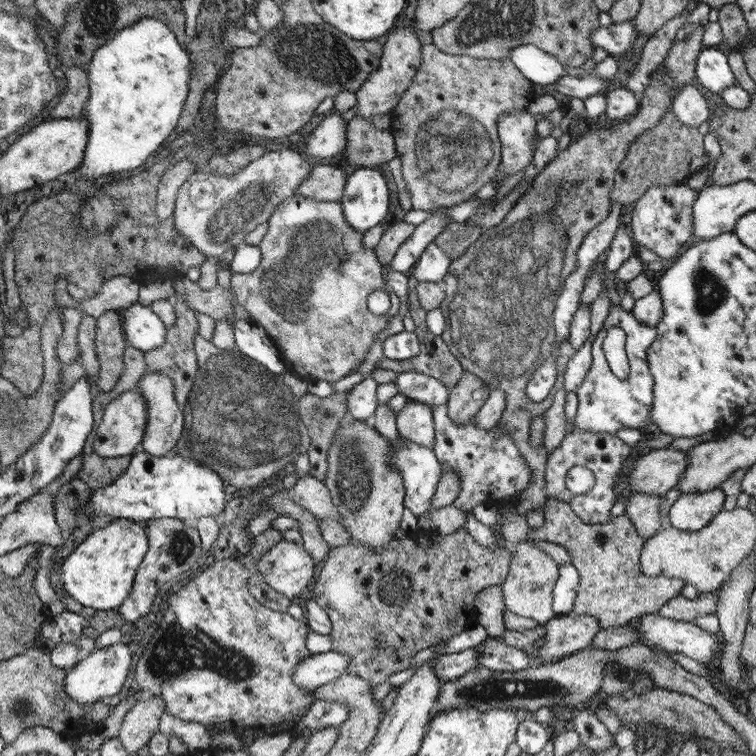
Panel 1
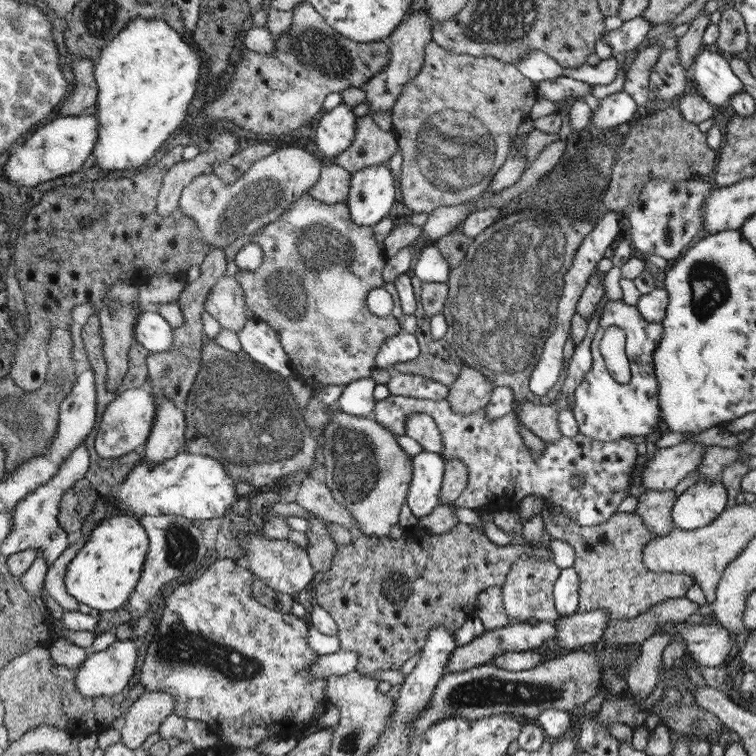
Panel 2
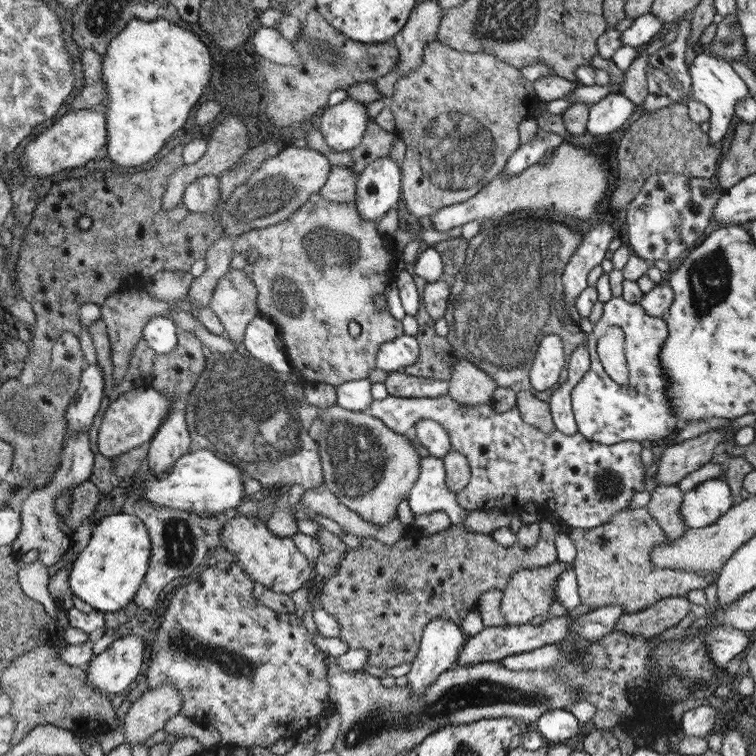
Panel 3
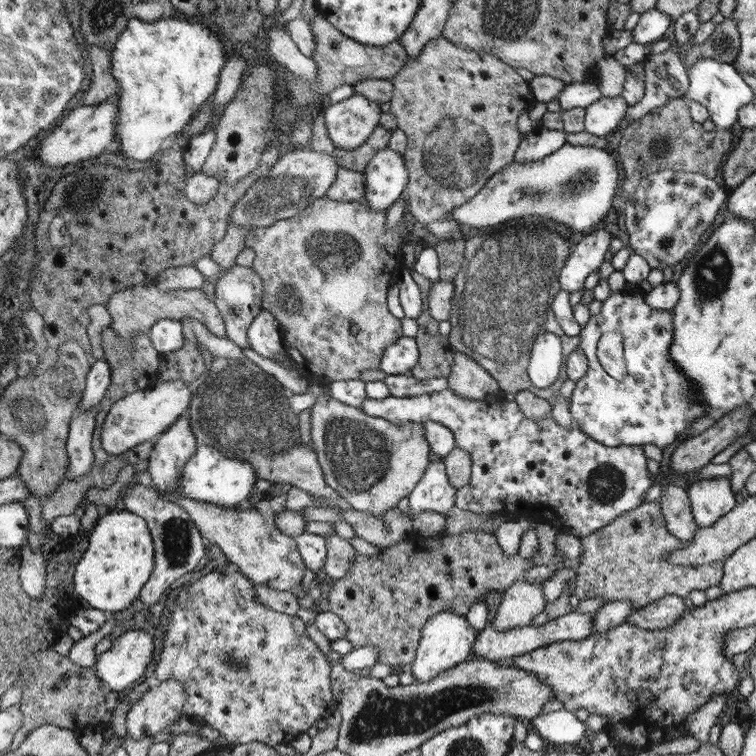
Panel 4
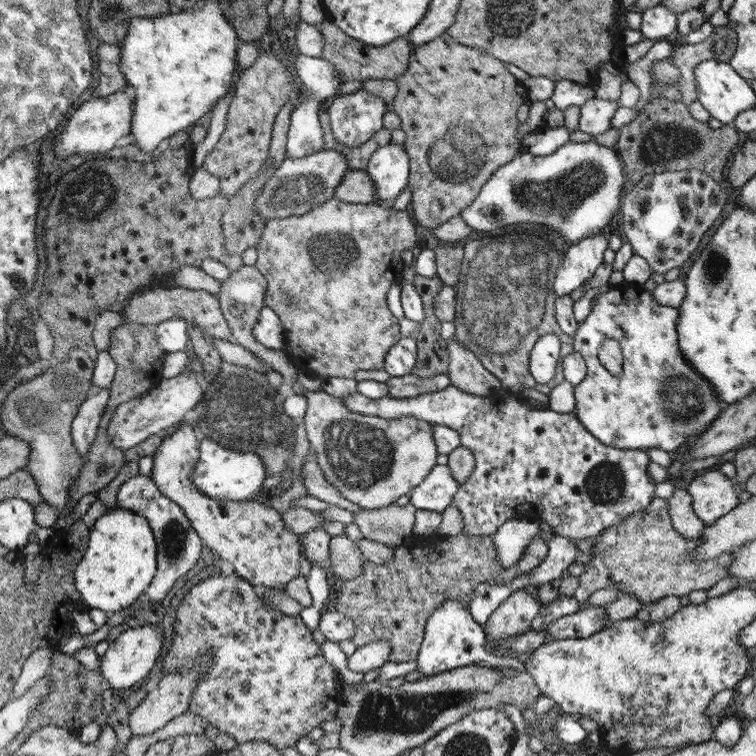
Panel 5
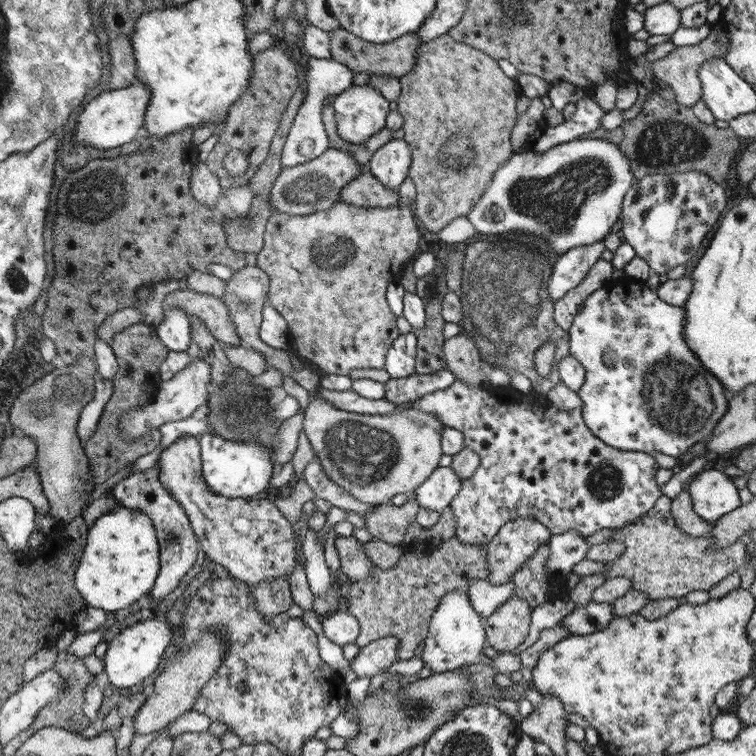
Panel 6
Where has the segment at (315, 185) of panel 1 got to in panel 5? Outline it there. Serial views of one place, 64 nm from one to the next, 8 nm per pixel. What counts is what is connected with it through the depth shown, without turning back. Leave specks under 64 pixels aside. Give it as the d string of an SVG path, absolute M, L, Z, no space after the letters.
M351 170L343 176L339 188L335 188L335 200L343 204L363 204L363 206L385 206L387 202L377 196L375 182L365 170Z

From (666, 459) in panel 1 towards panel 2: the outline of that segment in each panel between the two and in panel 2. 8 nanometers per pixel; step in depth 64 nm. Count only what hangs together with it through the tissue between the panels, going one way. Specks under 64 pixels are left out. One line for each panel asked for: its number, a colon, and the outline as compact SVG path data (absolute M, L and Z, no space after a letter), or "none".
2: M681 442L677 446L661 448L647 460L641 472L641 482L649 490L673 490L687 474L695 472L709 446L701 442Z

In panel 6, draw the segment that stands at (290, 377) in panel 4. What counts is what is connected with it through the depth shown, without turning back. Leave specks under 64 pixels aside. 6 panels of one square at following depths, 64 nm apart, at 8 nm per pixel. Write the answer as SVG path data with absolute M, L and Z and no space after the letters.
M311 400L303 412L303 434L319 458L323 474L357 500L389 504L395 494L411 494L423 486L443 456L443 422L423 410L393 410L385 416L359 416Z

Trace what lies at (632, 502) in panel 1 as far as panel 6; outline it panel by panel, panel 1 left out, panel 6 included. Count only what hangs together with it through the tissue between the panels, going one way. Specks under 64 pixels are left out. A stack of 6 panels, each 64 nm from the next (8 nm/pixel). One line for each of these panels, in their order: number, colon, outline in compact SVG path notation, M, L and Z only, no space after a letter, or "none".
2: M649 490L639 496L635 512L643 518L655 536L667 536L671 532L677 532L677 526L671 518L671 508L675 502L677 496L673 490Z
3: M659 486L653 490L651 500L647 504L649 512L661 526L661 532L669 540L683 538L691 528L681 516L681 504L683 504L683 494L679 486Z
4: M667 486L663 498L659 498L657 502L665 516L667 532L681 542L691 542L699 526L691 514L691 502L687 490L677 486Z
5: M677 490L673 492L673 496L667 500L667 510L673 522L673 528L679 536L683 538L701 538L703 530L707 528L705 522L701 522L691 506L691 494L687 490Z
6: M685 490L671 500L671 516L677 528L681 528L681 532L691 538L707 538L715 528L713 522L709 524L693 512L693 500Z

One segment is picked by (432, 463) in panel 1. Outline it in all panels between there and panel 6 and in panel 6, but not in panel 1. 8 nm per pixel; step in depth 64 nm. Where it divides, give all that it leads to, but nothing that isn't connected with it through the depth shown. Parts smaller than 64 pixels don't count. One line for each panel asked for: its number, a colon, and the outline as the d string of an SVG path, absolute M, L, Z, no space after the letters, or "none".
2: M421 452L413 456L411 462L413 478L407 494L407 506L411 508L415 518L431 514L433 508L443 506L443 476L445 476L445 460L439 454Z
3: M423 458L419 468L419 480L407 496L413 516L445 512L451 524L461 522L467 514L465 508L457 504L455 492L447 488L447 474L441 458Z
4: M431 462L427 466L427 474L419 480L419 486L413 488L409 498L411 514L417 512L437 512L447 514L455 508L455 492L457 488L451 486L451 478L447 478L447 466L439 462Z
5: M435 466L427 480L409 492L409 502L417 510L431 510L441 514L451 506L457 490L459 482L451 478L451 470L447 466Z
6: M435 468L435 472L431 472L431 478L415 490L417 504L441 514L451 504L451 500L455 500L461 484L463 480L459 480L459 474L455 474L455 470Z

